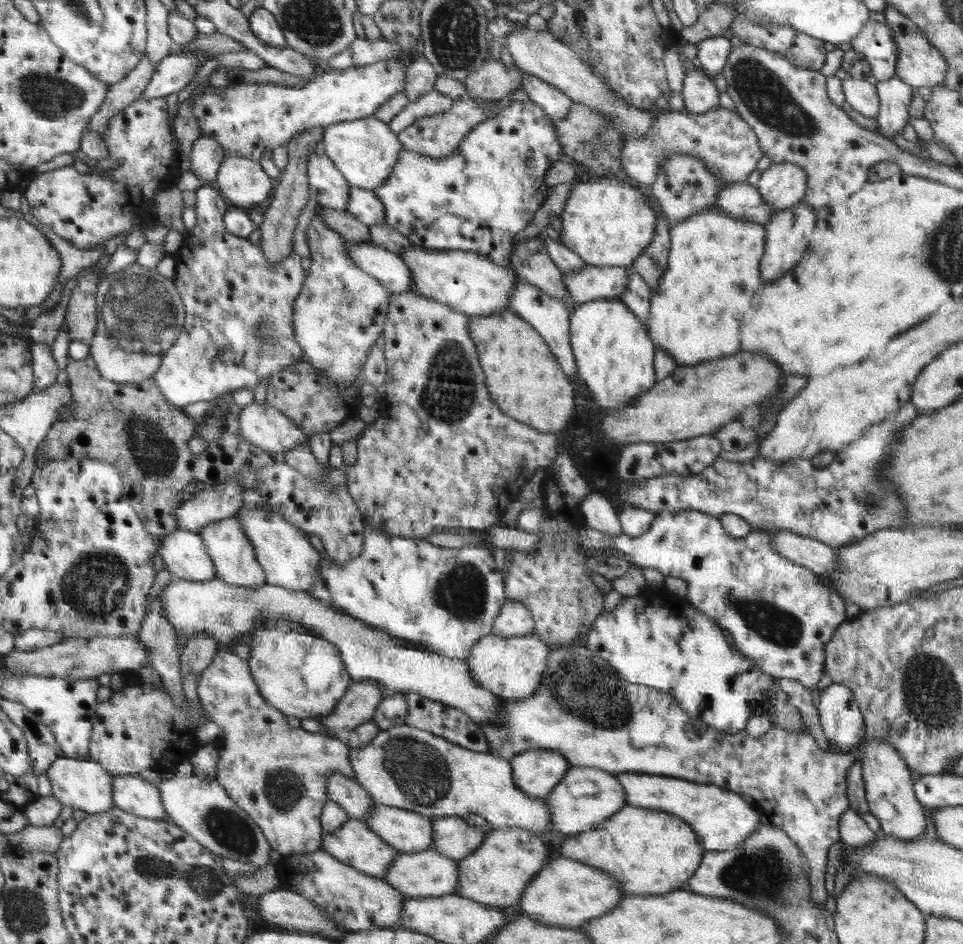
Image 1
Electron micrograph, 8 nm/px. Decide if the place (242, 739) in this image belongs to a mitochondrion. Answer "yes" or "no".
no

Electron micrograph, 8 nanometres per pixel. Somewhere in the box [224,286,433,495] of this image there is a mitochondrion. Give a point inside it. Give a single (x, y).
(261, 338)

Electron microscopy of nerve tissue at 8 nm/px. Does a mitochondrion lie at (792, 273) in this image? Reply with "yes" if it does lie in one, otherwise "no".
no

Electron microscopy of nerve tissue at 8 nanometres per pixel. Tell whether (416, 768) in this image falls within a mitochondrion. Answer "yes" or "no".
yes

